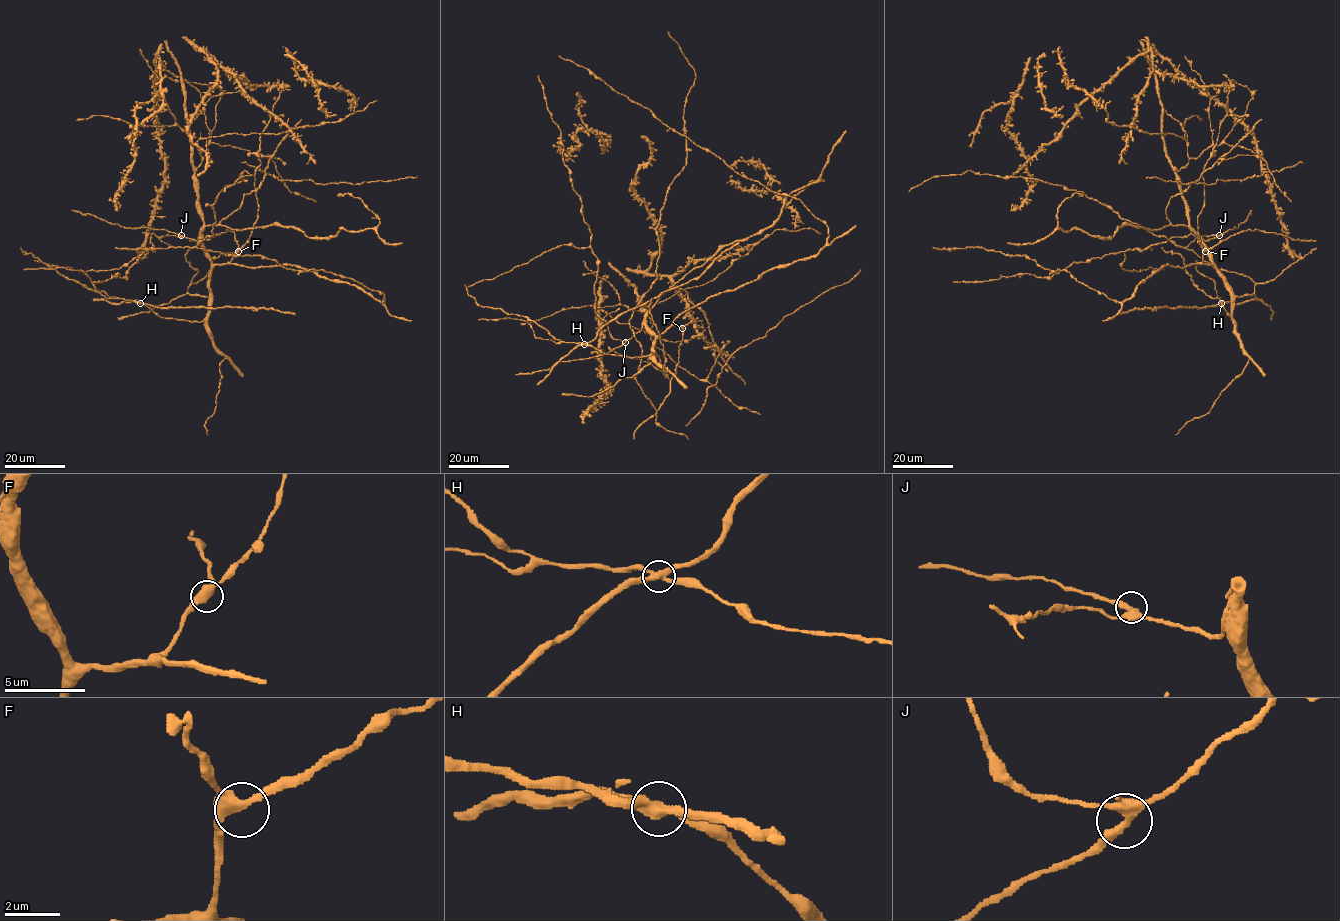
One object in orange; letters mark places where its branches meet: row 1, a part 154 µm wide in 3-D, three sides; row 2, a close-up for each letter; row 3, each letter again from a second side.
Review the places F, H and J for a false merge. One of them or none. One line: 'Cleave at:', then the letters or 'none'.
Cleave at: H

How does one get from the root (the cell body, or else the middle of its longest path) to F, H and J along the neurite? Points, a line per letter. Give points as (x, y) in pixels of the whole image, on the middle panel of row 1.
F: (699, 321), (689, 322), (682, 328)
H: (699, 321), (668, 327), (655, 339), (654, 354), (645, 356), (606, 354), (584, 344)
J: (699, 321), (683, 326), (671, 325), (658, 336), (643, 325), (625, 342)

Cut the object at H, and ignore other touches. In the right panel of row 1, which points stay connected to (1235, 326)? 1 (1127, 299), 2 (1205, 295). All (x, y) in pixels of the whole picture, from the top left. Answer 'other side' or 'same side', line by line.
1: same side
2: same side

